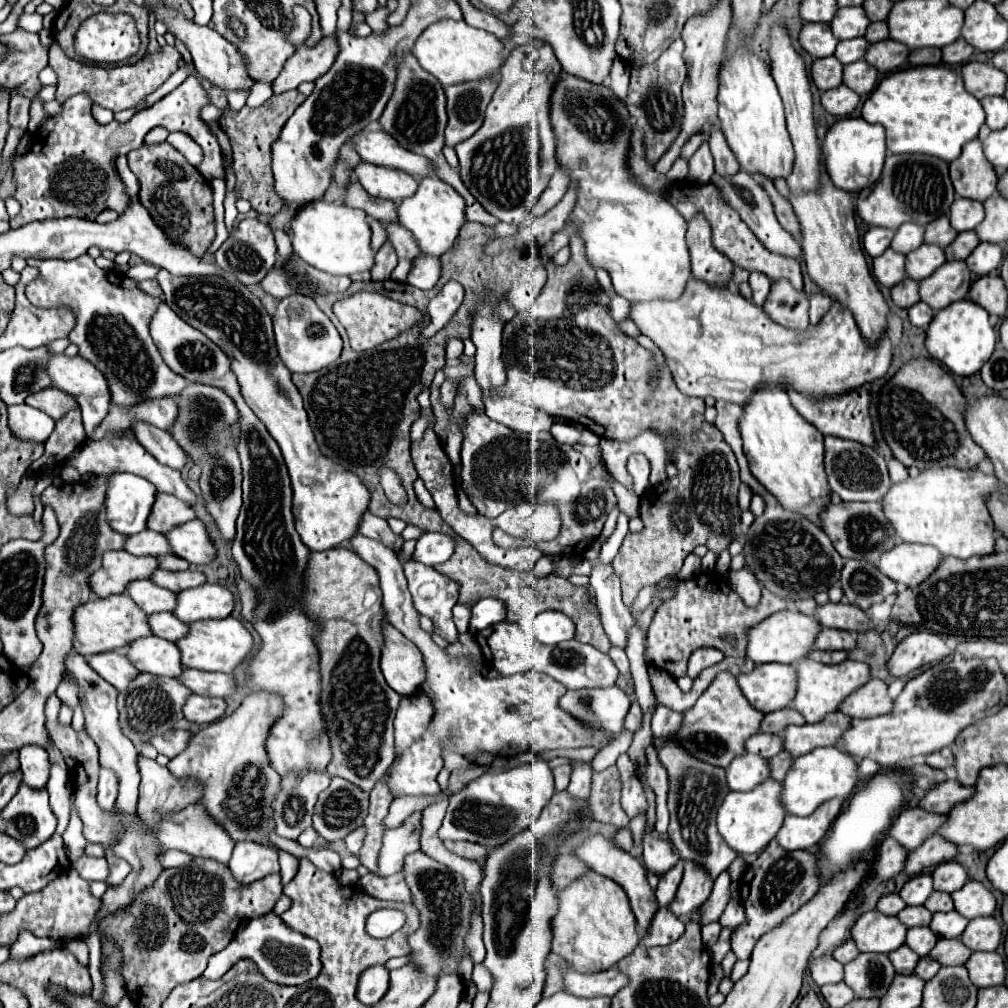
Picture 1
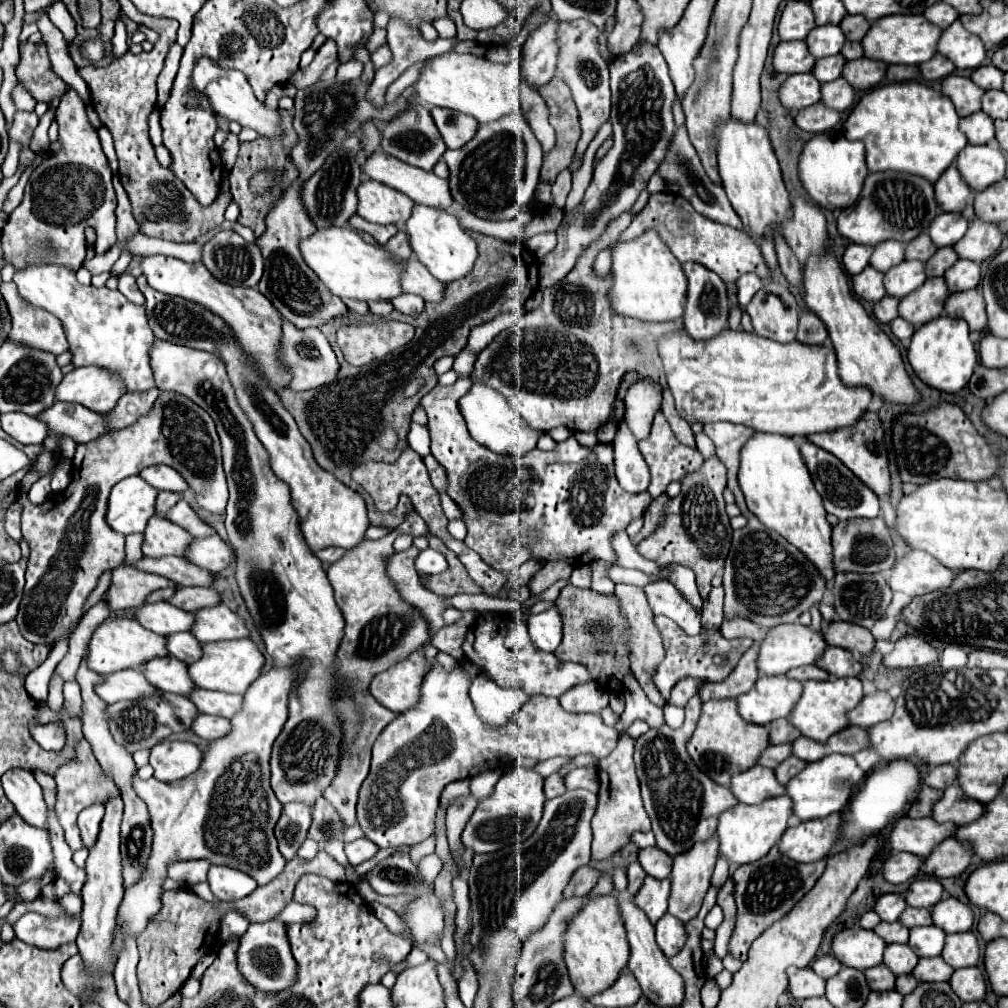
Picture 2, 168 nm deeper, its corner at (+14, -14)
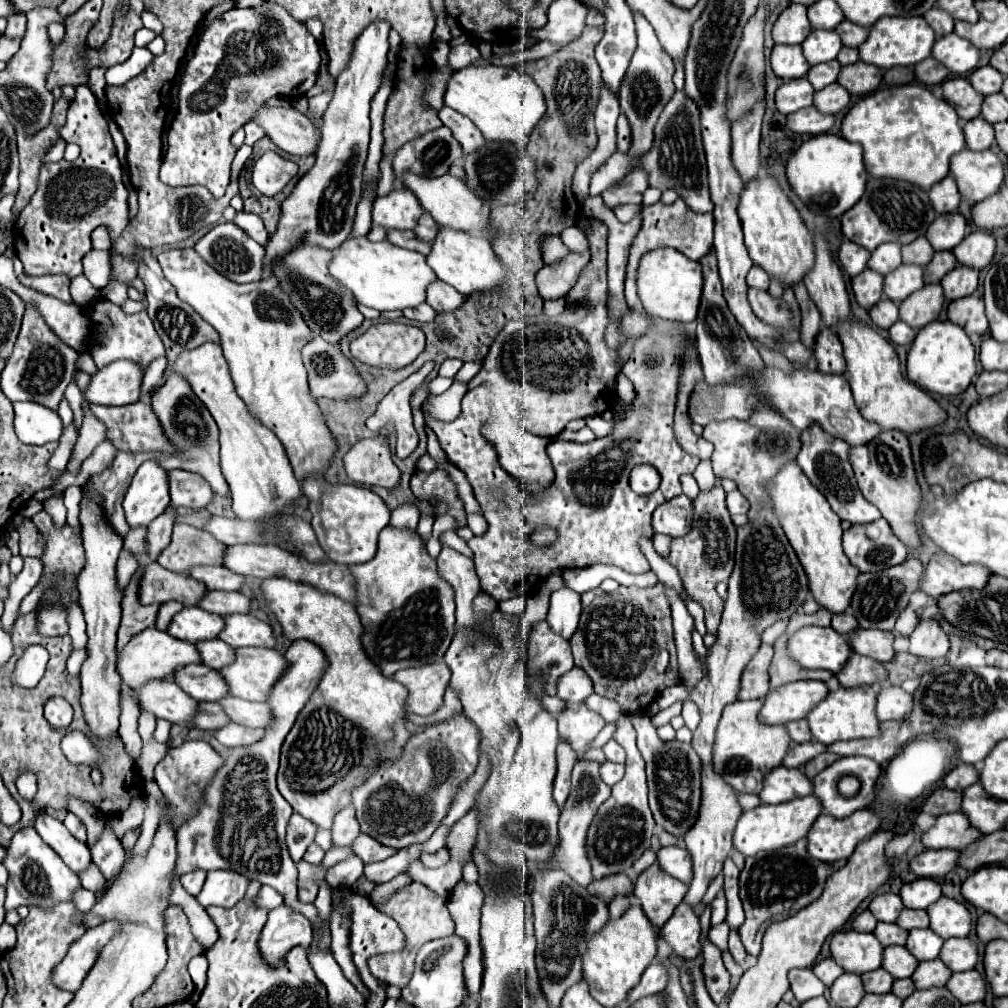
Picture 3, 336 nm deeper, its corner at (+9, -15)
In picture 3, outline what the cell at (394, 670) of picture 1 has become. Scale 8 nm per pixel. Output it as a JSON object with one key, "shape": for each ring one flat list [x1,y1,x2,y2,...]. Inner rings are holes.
{"shape":[[434,662,420,668,396,672,394,680,408,688,406,710,420,716,430,716,442,706,442,698,450,680,450,670,444,662]]}

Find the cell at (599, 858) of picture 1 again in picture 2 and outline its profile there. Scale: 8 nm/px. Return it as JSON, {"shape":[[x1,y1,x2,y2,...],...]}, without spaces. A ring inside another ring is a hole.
{"shape":[[615,891,617,899,619,899,619,911,621,911,621,919,625,923,627,929,627,941,631,947,631,957,629,957,629,967,633,971,633,975,637,977,641,989,645,995,649,995,649,999,653,999,653,1003,661,1003,663,1007,673,1007,677,1003,681,1003,683,999,683,979,677,977,677,973,671,971,669,961,665,955,661,955,661,949,657,947,655,939,653,939,653,923,647,919,647,915,633,903,633,899,621,899,621,893]]}

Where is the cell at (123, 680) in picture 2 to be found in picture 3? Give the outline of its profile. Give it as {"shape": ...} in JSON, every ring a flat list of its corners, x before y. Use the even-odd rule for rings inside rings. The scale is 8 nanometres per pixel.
{"shape":[[152,680,150,684,134,690,138,706,146,708,158,718,166,718,182,728,194,728,198,702,188,696,174,680]]}

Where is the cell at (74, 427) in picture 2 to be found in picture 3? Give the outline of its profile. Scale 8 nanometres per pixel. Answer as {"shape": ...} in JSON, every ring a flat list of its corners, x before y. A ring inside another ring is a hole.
{"shape":[[134,402,134,404,126,404,126,406,100,406,100,404,90,404,92,414,102,420,108,428,106,438,110,442,114,442,114,446,122,452,162,452,166,456,174,454,174,446,172,442,166,438,152,406,148,402]]}

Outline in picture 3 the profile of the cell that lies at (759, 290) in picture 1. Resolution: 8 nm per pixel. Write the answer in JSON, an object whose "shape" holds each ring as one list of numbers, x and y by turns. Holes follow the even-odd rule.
{"shape":[[752,266,750,272,748,272,748,284,756,286,756,288,762,288,762,290,768,290,770,276,760,266]]}

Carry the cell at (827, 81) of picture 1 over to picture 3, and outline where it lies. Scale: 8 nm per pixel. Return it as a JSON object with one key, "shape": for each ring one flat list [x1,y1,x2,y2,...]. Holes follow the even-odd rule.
{"shape":[[796,78,790,82,784,82,776,90,776,108,782,114,792,114,802,108,812,106,814,88,806,78]]}

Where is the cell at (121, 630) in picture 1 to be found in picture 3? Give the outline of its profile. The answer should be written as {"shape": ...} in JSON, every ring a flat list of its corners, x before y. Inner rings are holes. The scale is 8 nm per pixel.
{"shape":[[146,628,146,632,140,632,138,636,134,636,126,648,118,654,118,672,122,676,122,680,130,686,130,688,140,688,150,680,166,680,174,674,174,670,188,666,188,664,200,664,202,658,196,650,194,644,184,642,184,640,176,640,174,636,170,636,168,632,160,632,158,628]]}

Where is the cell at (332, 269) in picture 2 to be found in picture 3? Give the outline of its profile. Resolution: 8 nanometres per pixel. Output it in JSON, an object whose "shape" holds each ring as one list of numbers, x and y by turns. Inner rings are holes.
{"shape":[[368,238,346,240,330,262,330,274,344,284,358,304,384,310,404,310,414,308,426,300,426,288,436,280,434,270,428,266,426,256,398,248,388,240,370,242]]}

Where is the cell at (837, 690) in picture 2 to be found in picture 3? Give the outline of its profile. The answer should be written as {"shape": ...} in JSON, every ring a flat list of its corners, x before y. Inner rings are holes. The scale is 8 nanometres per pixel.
{"shape":[[870,686,860,688,838,688,830,692,810,714,810,730,814,738,826,746,838,740,858,740,880,736,880,722,876,718,876,692]]}

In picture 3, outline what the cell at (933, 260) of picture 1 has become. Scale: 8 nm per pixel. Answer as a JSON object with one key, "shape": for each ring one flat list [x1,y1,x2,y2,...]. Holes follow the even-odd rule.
{"shape":[[902,264,900,268,892,270,890,274,884,276,884,294,900,304,902,300,906,300,912,292,920,290,924,286,924,278,922,278,922,268,920,266,906,266]]}

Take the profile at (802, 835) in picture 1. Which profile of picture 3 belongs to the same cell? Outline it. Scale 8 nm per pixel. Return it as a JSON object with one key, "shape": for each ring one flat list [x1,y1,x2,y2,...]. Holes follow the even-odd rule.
{"shape":[[866,808,858,810,848,818,834,818,820,814,808,834,808,852,810,856,836,862,840,858,850,858,858,842,870,838,880,826,880,816]]}

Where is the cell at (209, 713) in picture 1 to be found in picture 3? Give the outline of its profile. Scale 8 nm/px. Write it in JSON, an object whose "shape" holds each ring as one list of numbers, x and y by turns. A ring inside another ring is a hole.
{"shape":[[228,724,226,728,216,730,216,740,228,748,236,748,236,746,250,746,254,742,258,742,264,736,264,730,254,730,254,728,246,728,240,724]]}

